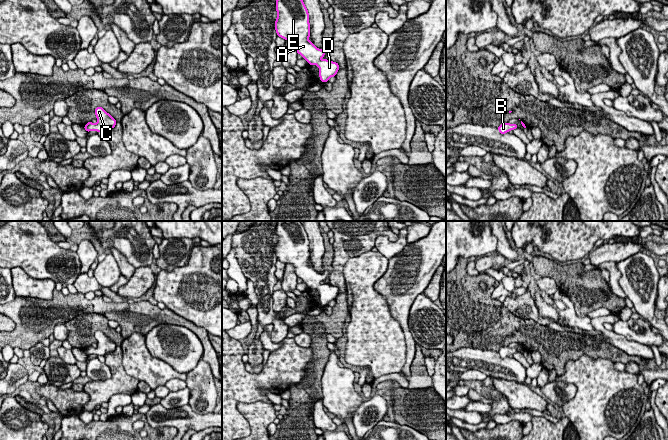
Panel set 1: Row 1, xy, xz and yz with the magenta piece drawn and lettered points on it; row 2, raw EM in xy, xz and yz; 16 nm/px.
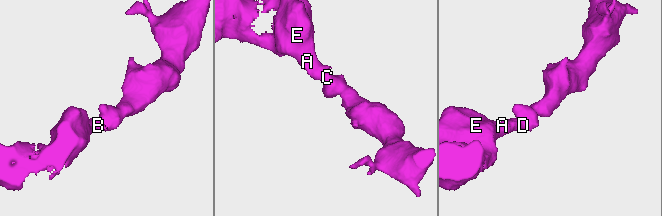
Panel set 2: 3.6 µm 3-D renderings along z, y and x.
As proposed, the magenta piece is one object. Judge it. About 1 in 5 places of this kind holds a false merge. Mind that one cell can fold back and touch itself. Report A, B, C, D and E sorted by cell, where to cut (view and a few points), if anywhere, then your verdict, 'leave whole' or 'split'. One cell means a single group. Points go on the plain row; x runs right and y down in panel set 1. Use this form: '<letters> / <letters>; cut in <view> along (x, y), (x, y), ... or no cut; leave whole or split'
A B C D E; no cut; leave whole

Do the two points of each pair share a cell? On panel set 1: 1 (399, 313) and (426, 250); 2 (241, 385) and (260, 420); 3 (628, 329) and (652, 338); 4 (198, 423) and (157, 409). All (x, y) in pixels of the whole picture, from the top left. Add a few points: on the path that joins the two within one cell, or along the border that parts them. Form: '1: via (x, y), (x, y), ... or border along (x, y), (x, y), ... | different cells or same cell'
1: via (404, 297), (419, 282), (421, 266) | same cell
2: border along (270, 401), (238, 402), (236, 408) | different cells
3: via (634, 332), (637, 335), (646, 336) | same cell
4: via (188, 414), (167, 412) | same cell

